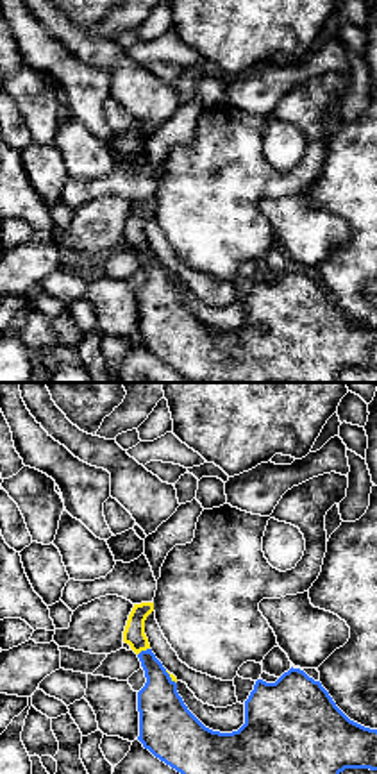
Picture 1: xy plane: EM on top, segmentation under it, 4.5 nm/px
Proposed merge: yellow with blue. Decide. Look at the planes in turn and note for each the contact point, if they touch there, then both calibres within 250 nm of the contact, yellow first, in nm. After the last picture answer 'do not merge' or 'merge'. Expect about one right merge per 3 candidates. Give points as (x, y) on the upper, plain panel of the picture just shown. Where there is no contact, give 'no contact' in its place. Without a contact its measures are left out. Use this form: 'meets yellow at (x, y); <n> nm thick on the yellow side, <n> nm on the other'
meets yellow at (143, 249); 100 nm thick on the yellow side, 190 nm on the other

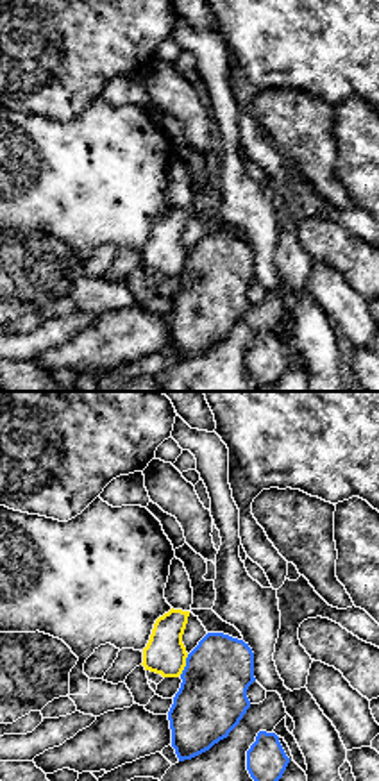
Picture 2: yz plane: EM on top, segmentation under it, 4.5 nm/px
meets yellow at (185, 265); 190 nm thick on the yellow side, 320 nm on the other

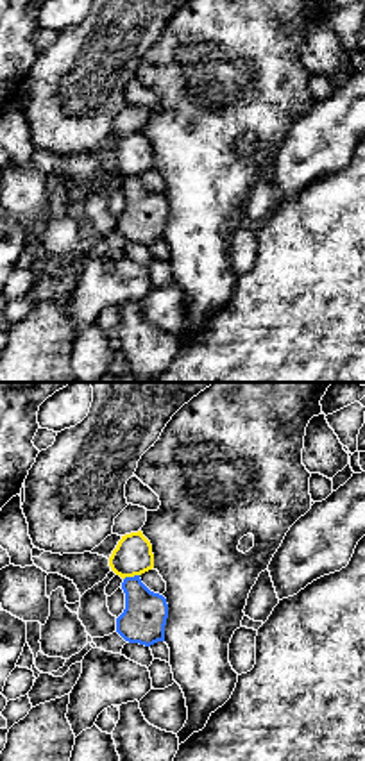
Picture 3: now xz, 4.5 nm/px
meets yellow at (131, 175); 180 nm thick on the yellow side, 200 nm on the other

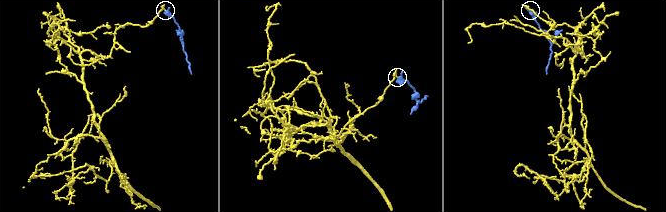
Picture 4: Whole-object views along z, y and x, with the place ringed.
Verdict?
do not merge

